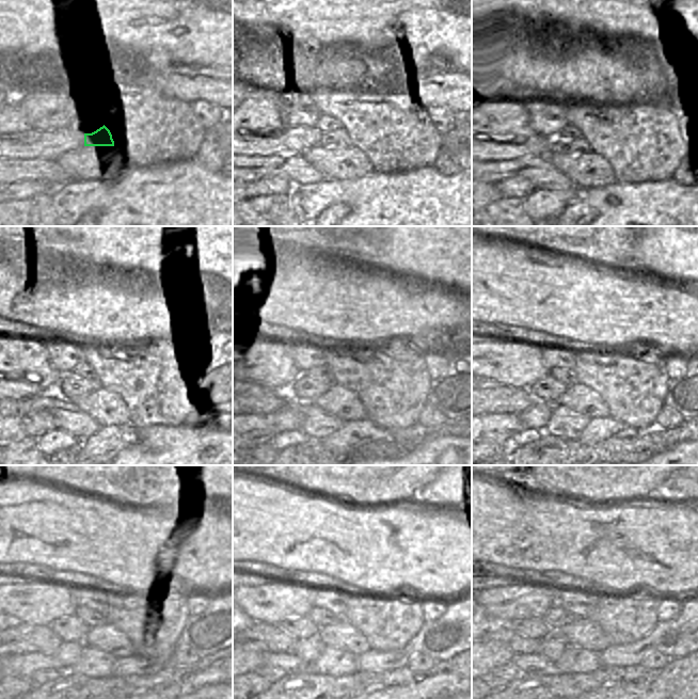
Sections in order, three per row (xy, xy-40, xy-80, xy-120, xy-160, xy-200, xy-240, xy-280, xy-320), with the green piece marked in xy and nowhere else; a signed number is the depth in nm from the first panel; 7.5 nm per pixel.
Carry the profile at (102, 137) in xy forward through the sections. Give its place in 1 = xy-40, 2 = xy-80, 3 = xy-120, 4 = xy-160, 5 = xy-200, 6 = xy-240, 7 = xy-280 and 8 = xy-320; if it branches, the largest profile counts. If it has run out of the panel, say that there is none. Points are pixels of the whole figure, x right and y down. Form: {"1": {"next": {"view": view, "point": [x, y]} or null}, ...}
{"1": {"next": {"view": "xy-40", "point": [339, 139]}}, "2": {"next": {"view": "xy-80", "point": [578, 145]}}, "3": {"next": {"view": "xy-120", "point": [68, 386]}}, "4": {"next": {"view": "xy-160", "point": [306, 388]}}, "5": {"next": {"view": "xy-200", "point": [546, 388]}}, "6": {"next": {"view": "xy-240", "point": [69, 628]}}, "7": {"next": {"view": "xy-280", "point": [303, 628]}}, "8": {"next": {"view": "xy-320", "point": [534, 628]}}}

